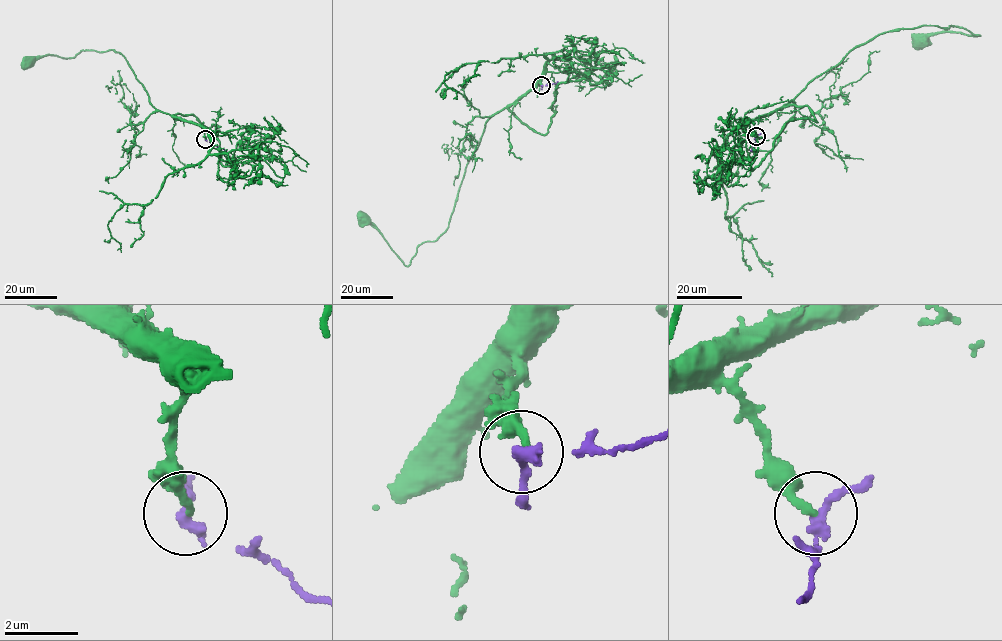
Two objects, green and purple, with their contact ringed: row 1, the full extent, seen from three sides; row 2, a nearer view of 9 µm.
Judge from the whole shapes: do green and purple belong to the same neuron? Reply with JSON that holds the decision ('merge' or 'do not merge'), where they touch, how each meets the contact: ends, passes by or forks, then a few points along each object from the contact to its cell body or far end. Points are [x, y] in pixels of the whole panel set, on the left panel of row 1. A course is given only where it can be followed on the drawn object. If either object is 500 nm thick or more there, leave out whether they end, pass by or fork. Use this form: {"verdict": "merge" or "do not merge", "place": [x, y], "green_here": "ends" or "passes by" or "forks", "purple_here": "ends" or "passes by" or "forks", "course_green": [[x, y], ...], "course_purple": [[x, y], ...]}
{"verdict": "do not merge", "place": [205, 139], "green_here": "ends", "purple_here": "ends", "course_green": [[205, 139], [203, 128], [158, 111], [114, 50], [82, 50], [62, 58], [44, 55], [27, 64]], "course_purple": [[205, 139], [226, 150]]}

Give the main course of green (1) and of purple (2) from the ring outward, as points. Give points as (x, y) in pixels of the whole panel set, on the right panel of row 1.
1: (755, 136), (749, 123), (790, 101), (855, 48), (881, 34), (956, 26), (979, 35), (938, 32), (920, 43)
2: (755, 136), (750, 150)

